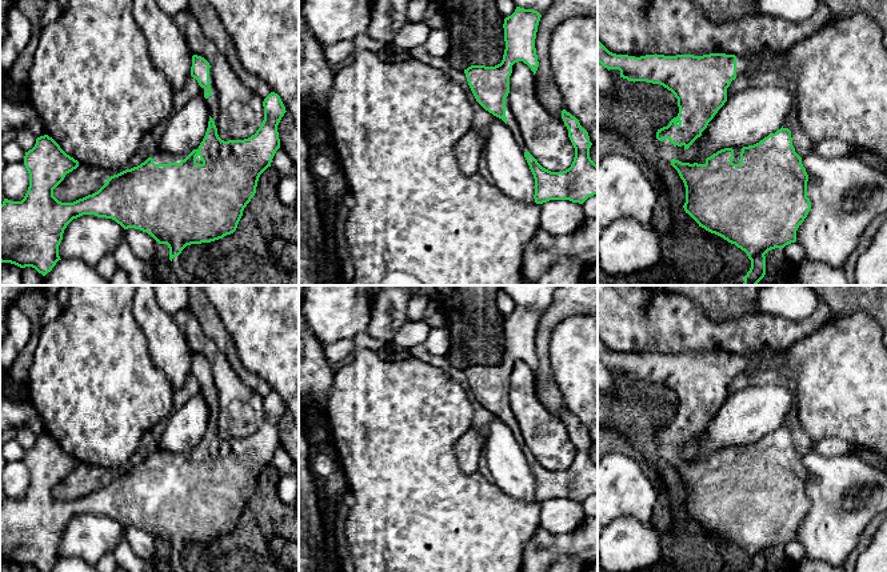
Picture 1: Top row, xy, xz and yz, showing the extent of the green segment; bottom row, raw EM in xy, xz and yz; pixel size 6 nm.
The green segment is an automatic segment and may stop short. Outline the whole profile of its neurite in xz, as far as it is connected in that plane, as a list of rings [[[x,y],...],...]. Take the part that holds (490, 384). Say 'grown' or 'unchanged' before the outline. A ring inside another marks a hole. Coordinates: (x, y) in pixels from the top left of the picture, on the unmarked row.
grown; [[[516,305],[515,311],[504,317],[506,348],[502,361],[495,365],[471,364],[464,368],[464,372],[476,400],[510,427],[515,440],[523,448],[535,477],[535,501],[570,499],[583,503],[588,496],[598,493],[598,464],[590,456],[592,441],[588,431],[575,415],[566,408],[562,409],[568,436],[575,447],[575,456],[568,468],[551,471],[543,467],[526,447],[519,423],[510,405],[512,364],[523,360],[534,373],[538,369],[535,337],[540,316],[538,309]]]

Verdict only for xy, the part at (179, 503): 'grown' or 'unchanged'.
grown

